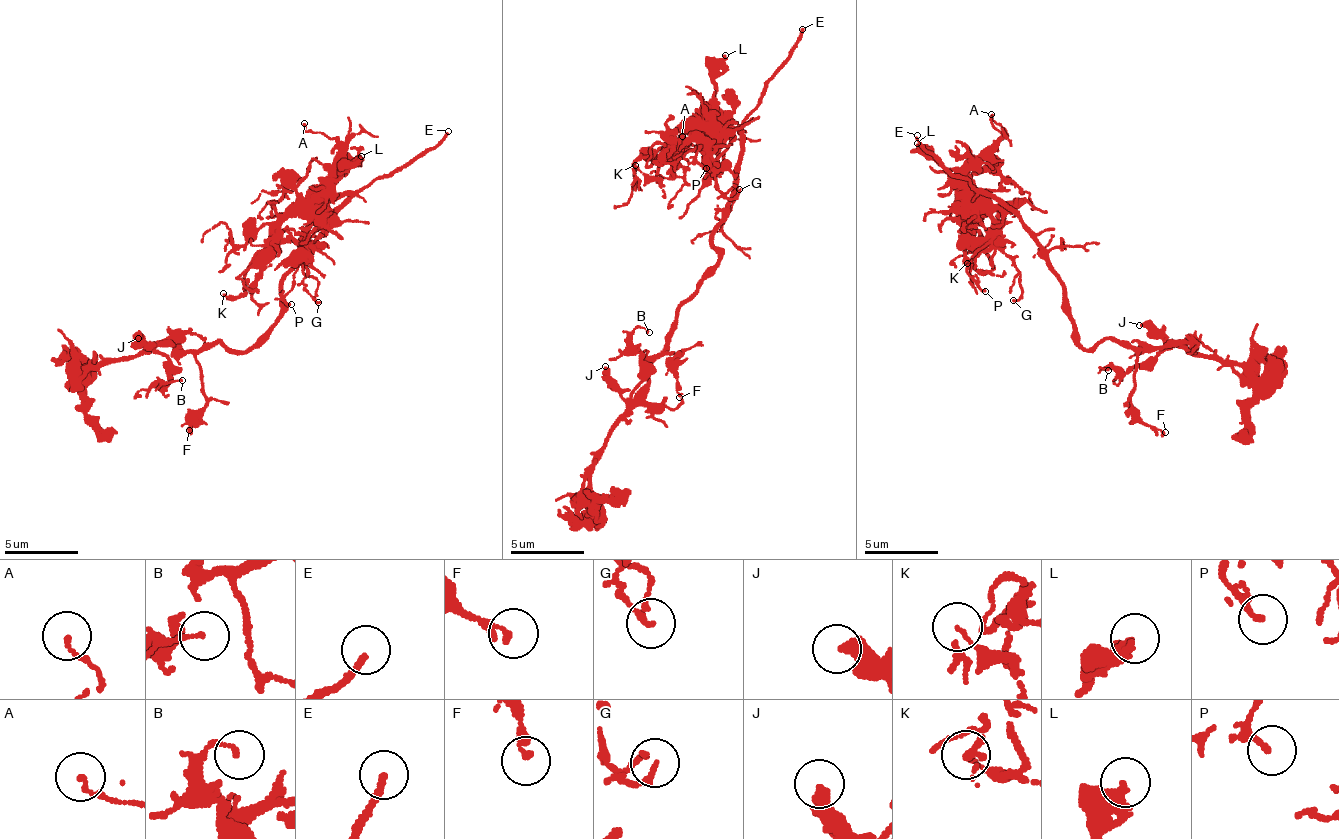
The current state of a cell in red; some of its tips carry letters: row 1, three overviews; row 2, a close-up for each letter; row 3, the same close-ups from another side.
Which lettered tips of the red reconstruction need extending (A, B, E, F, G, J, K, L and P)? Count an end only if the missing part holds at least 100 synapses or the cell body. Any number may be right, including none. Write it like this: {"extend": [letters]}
{"extend": ["E"]}

